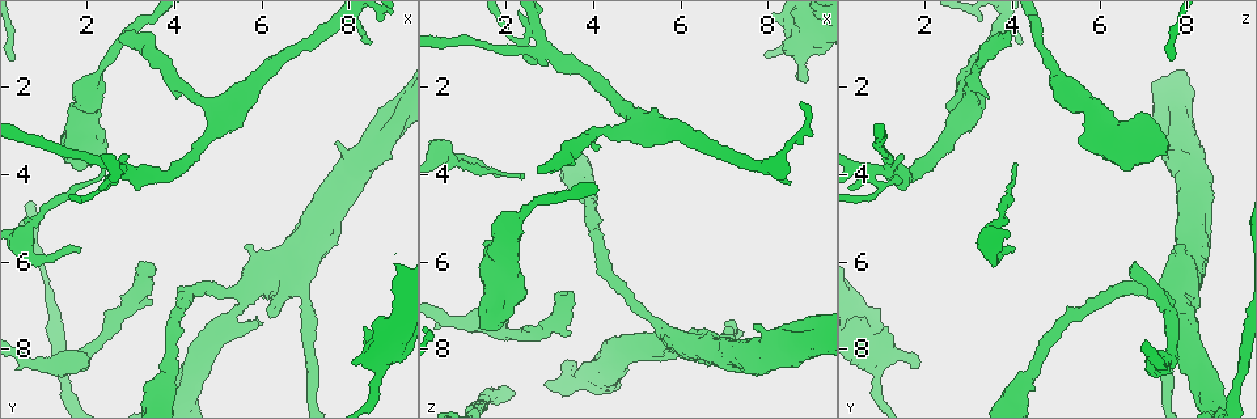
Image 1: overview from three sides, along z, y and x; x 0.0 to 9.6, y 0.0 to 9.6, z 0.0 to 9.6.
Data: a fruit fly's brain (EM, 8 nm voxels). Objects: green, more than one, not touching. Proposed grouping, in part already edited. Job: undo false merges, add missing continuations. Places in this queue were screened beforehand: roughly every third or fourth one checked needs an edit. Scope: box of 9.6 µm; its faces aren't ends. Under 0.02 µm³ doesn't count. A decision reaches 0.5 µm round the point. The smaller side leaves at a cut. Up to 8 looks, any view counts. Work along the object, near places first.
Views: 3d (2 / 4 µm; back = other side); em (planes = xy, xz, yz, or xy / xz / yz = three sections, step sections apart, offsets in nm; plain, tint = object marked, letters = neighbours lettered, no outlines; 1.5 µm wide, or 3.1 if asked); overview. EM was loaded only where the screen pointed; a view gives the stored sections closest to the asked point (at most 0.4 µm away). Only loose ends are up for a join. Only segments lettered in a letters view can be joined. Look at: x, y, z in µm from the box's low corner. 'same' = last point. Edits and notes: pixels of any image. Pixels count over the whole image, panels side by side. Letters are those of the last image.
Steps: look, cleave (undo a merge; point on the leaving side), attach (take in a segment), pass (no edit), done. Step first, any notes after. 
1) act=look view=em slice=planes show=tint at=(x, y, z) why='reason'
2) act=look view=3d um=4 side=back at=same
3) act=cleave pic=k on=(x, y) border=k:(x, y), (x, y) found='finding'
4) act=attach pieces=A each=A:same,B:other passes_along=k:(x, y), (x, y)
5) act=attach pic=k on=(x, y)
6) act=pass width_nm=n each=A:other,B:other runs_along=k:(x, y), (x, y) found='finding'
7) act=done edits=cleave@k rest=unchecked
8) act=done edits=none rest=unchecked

act=look view=3d um=4 at=(2.85, 3.95, 1.25) why='four or more arms meet'

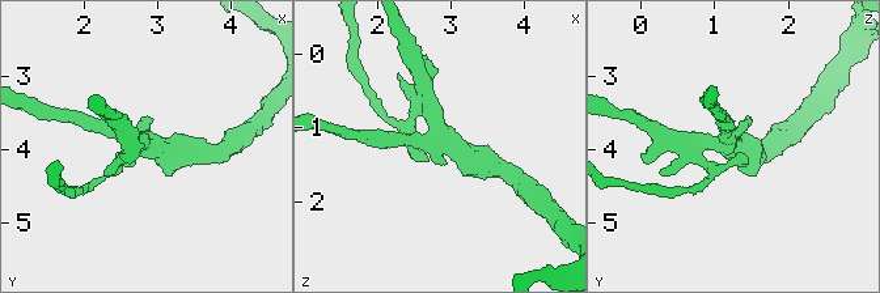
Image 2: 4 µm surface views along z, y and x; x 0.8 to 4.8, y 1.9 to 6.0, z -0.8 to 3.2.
act=look view=em slice=planes show=tint at=(2.90, 3.95, 1.20) why='need the tissue'

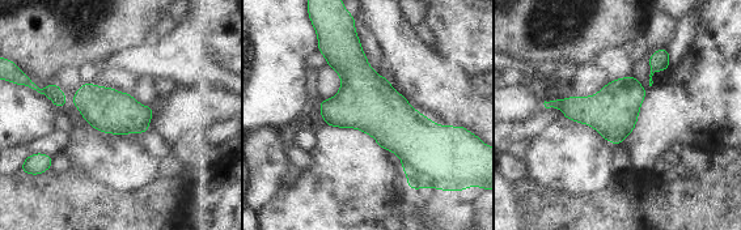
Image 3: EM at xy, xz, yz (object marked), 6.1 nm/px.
act=look view=em slice=planes show=letters at=same

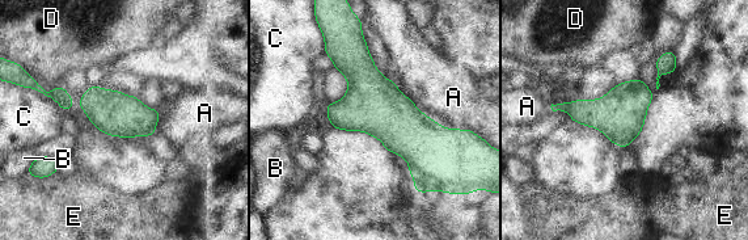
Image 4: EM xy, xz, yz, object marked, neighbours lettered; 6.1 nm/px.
act=pass longest_contact=A:550nm each=A:other,B:other,C:other,D:other,E:other border=4:(393, 79), (429, 117), (465, 129) found='all the same neuron'

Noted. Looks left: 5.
act=look view=em slice=planes show=plain at=(1.80, 5.70, 4.10) why='branch stops here'

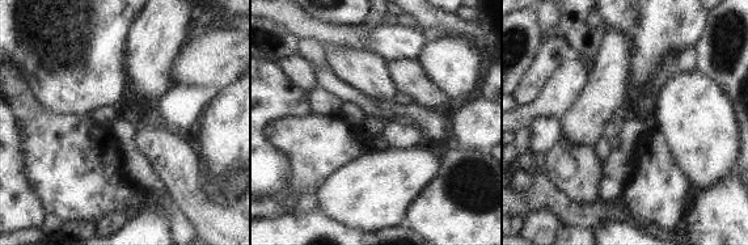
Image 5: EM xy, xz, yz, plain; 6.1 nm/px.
act=look view=em slice=planes show=letters at=same

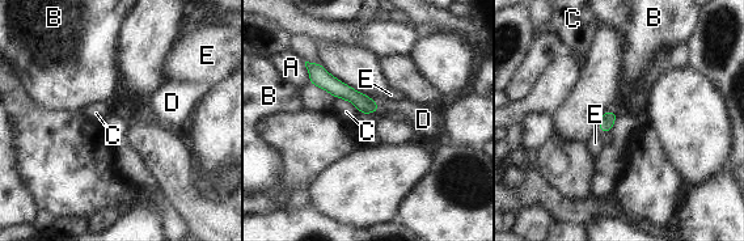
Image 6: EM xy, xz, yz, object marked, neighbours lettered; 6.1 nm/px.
act=attach pieces=D width_nm=90 longest_contact=C:190nm each=A:other,B:other,C:other,D:same,E:other found='the neuron continues'

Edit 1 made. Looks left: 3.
act=look view=overview why='redraw'

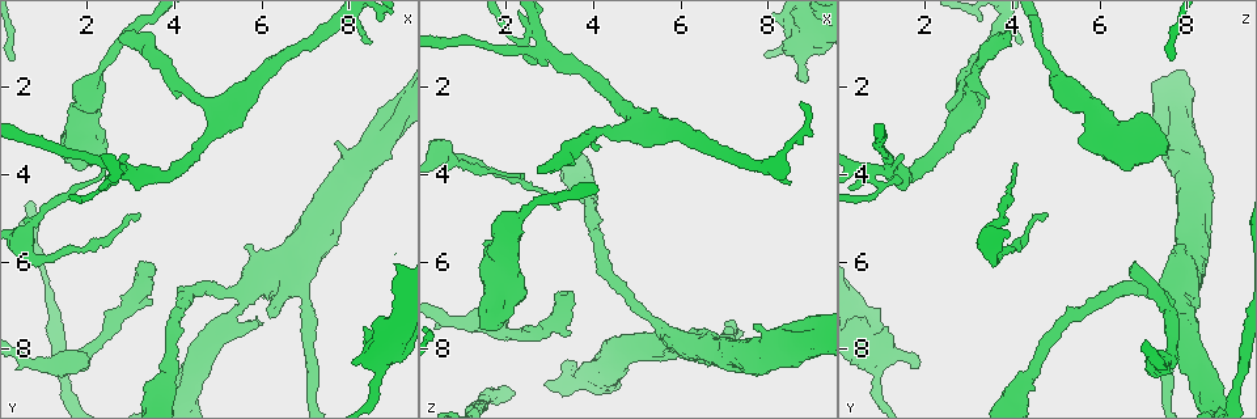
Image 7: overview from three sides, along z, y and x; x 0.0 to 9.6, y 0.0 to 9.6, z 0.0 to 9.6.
act=look view=3d um=2 at=(3.30, 4.90, 4.75) why='end of a long branch'

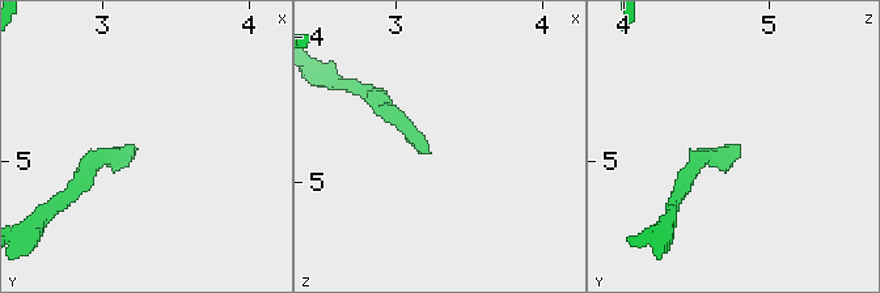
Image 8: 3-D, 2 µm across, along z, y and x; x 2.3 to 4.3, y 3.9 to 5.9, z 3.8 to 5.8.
act=look view=em slice=planes show=letters at=(3.24, 4.94, 4.78)

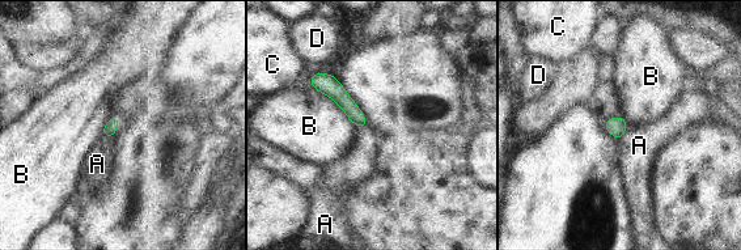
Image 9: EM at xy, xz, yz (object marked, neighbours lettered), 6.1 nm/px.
act=pass width_nm=80 each=A:other,B:other,C:other,D:other runs_along=9:(313, 80), (326, 84), (363, 123) found='none of them fits'

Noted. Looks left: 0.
act=done edits=attach@6 rest=unchecked

